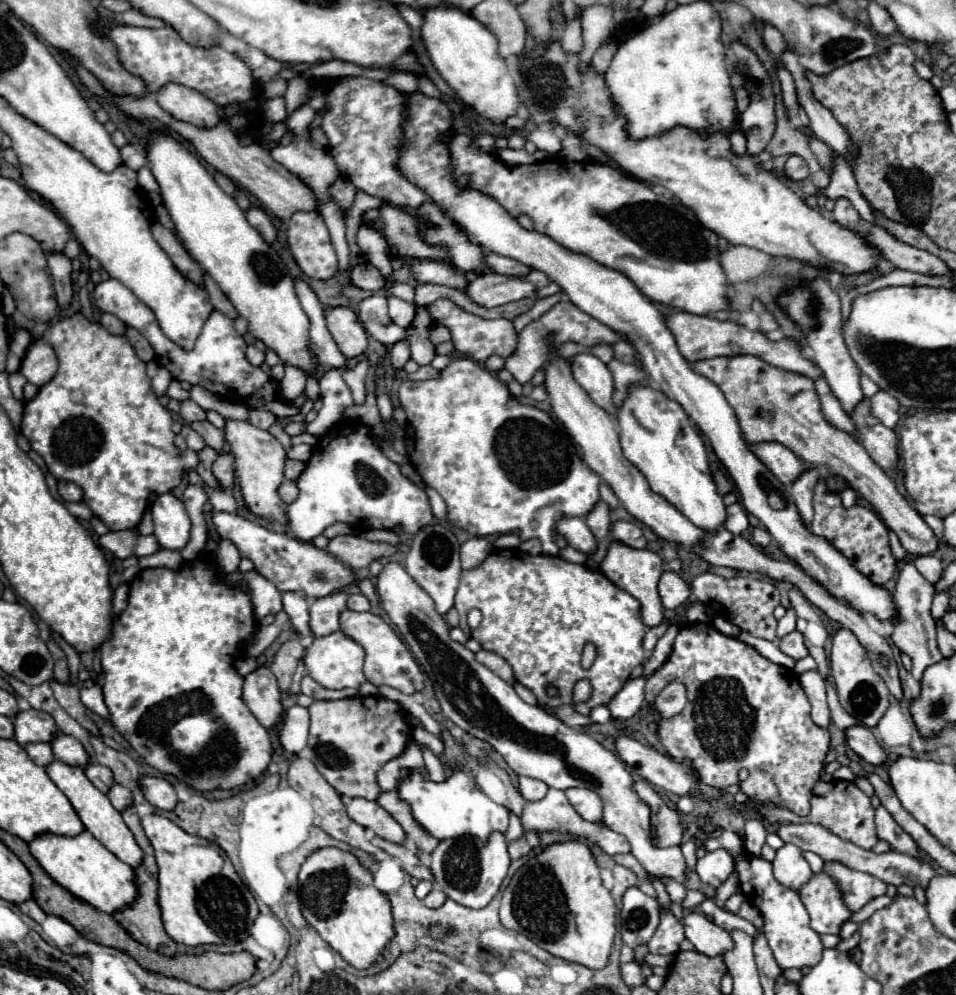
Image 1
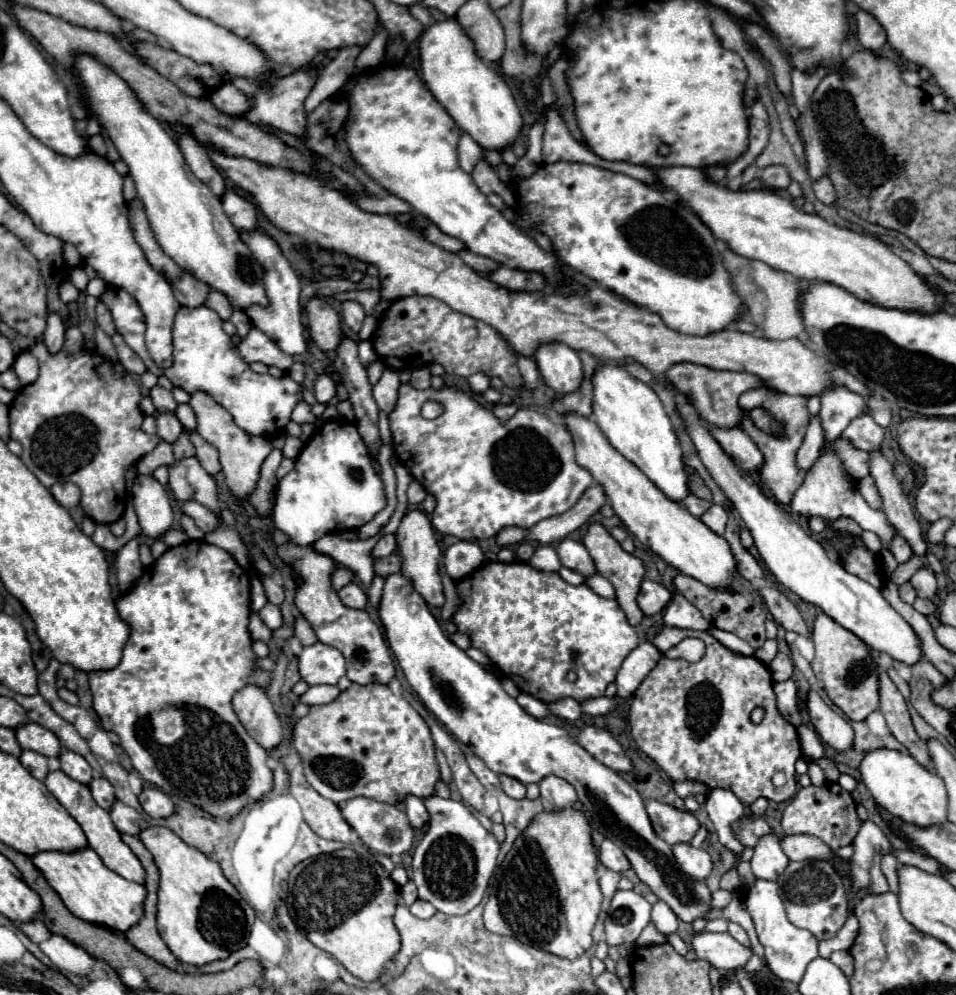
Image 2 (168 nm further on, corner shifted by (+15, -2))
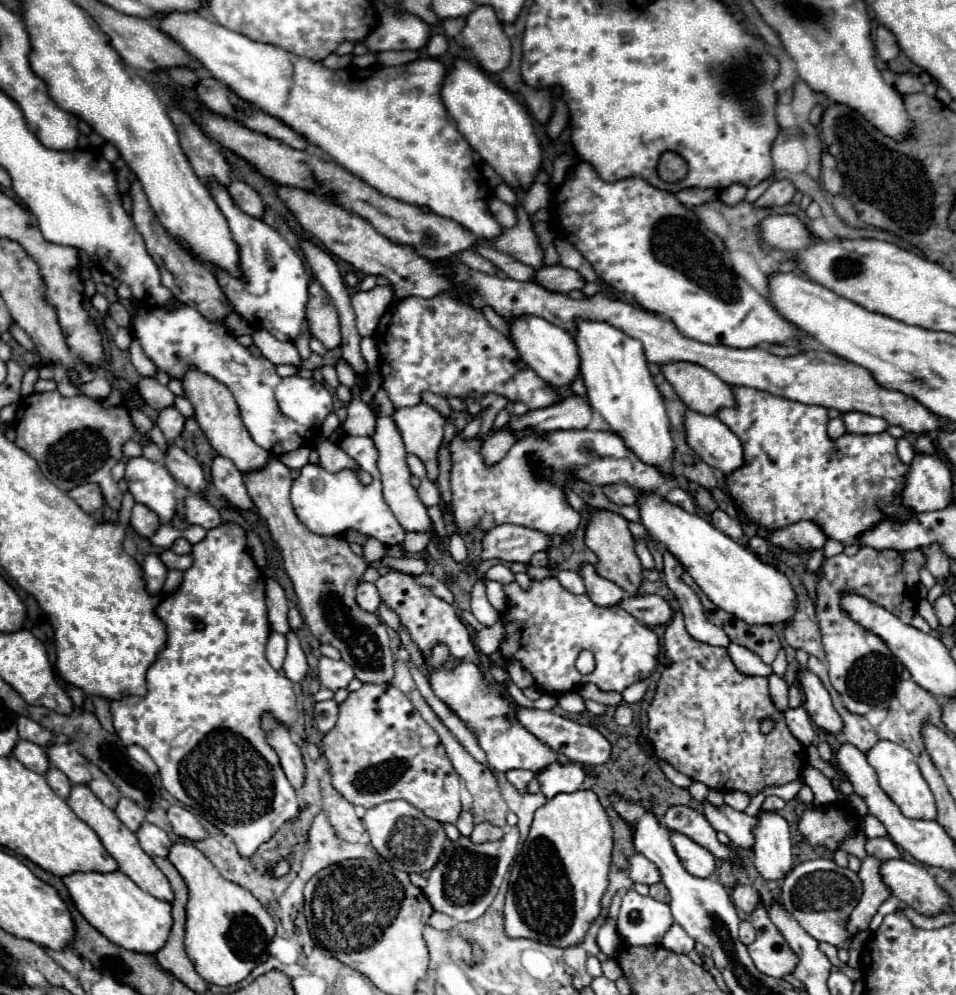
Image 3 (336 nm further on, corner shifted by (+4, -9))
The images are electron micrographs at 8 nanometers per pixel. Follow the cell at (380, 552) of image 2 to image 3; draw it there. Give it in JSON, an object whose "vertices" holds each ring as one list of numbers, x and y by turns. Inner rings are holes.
{"vertices":[[409,531,407,535,405,535,405,551,409,553,409,555,415,555,415,553,421,553,427,545,429,545,429,541,431,541,431,535,429,533,419,533,419,531]]}

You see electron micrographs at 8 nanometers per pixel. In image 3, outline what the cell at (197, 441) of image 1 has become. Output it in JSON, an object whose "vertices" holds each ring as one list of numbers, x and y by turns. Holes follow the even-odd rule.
{"vertices":[[165,407,159,413,157,425,161,427,161,431,163,431,163,435,165,435,167,441,175,441,175,437,179,437,179,433,183,431,185,417,175,407]]}

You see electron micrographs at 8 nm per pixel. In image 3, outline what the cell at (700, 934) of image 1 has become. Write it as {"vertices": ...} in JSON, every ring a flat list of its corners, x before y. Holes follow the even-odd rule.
{"vertices":[[763,901,751,913,751,923,756,930,756,939,755,943,749,945,749,953,757,969,775,979,791,975,799,963,799,957,771,923]]}

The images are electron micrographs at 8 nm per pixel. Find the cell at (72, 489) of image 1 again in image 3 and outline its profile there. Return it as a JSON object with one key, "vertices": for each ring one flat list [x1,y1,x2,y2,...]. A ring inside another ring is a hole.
{"vertices":[[87,483,87,485,79,485,75,489,69,491,69,497,77,501,77,505,87,511,87,513,93,513,97,509,103,507,103,495,101,495,101,489,99,485,95,483]]}

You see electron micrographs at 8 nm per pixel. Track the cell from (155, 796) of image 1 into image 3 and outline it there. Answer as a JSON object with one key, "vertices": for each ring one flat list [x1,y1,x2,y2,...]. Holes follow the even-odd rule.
{"vertices":[[173,805,169,811,167,811,167,817,169,817,169,823,175,831,175,835,179,837,185,837,189,841,203,841,207,839,207,831,203,829,203,825,197,821,197,817,187,811,185,807,177,807]]}

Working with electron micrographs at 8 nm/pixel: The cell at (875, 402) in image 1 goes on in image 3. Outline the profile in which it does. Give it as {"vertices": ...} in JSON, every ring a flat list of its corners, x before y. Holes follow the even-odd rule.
{"vertices":[[733,385,731,391,737,405,731,409,719,409,717,417,739,437,745,461,739,469,735,469,735,473,725,475,725,485,749,521,773,531,807,519,817,523,825,531,827,539,835,539,843,545,855,545,861,541,863,533,871,531,883,519,907,521,913,517,913,511,901,503,909,465,901,463,897,457,895,439,889,433,845,433,839,439,831,439,827,435,829,417,825,407,805,405,741,385]]}

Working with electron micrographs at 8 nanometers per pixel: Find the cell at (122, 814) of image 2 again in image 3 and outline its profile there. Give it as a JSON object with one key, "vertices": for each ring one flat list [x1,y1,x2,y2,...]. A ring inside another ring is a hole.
{"vertices":[[143,823,141,829,137,831,139,843,145,849,145,853,149,853,151,857,167,857,169,849,171,849,171,839,167,837,167,833,151,823]]}

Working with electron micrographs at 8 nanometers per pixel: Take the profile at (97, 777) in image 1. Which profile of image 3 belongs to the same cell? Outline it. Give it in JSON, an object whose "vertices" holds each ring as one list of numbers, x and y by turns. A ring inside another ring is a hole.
{"vertices":[[121,797,117,809,115,809,117,817,123,821,125,827,129,827,131,831,137,831,143,823,145,823,145,811,139,809,131,799]]}

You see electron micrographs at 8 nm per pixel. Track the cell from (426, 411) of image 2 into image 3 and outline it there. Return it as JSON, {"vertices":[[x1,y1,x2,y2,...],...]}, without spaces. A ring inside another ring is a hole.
{"vertices":[[429,405,403,407,395,411,395,423,401,431,405,451,417,455,427,467,429,481,435,481,437,471,437,453,443,443,443,425,445,419]]}

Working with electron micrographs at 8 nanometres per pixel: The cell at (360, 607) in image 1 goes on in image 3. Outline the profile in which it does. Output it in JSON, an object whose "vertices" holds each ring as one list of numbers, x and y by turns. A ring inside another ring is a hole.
{"vertices":[[361,583,361,585,357,587,357,605,359,605,361,609,375,613,377,607,379,607,379,603,381,603,379,591,377,591,377,587,375,587,373,583]]}

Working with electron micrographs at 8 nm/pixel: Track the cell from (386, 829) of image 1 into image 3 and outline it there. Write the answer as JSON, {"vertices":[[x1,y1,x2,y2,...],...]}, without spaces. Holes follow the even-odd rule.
{"vertices":[[387,801,383,805,373,807,365,813,363,823,371,835,371,843,375,851,385,861,397,859,397,863,389,863,389,865,405,873,423,873,433,869,435,863,441,859,447,843,447,835,443,837,443,825,439,825,439,821,427,817,423,811,419,811,407,801]]}

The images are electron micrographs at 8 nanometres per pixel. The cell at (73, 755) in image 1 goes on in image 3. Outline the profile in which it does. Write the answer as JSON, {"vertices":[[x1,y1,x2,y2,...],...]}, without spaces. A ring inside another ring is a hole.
{"vertices":[[107,777,93,779,93,781,89,783,89,787,91,787,91,791,93,791,109,809,115,809,115,807,117,807,117,803,119,803,119,799,121,799,121,793,117,791,117,787,115,787,111,781,107,781]]}

